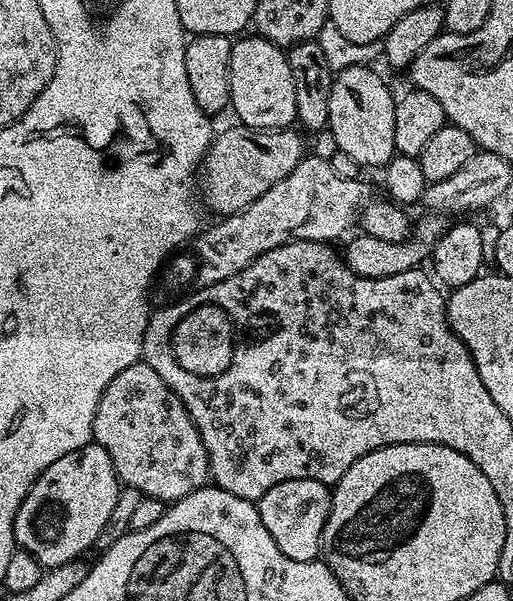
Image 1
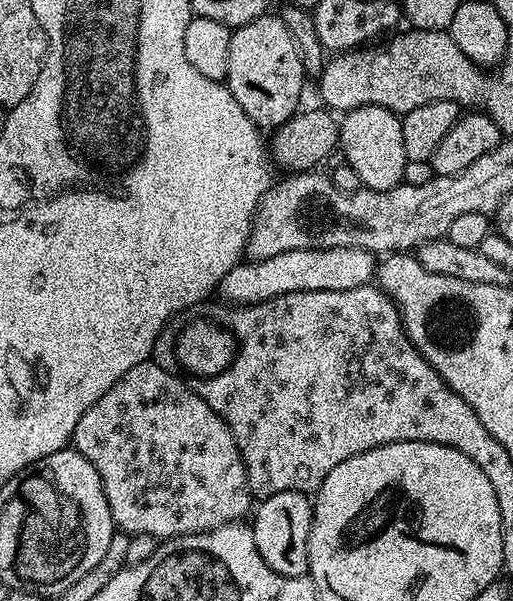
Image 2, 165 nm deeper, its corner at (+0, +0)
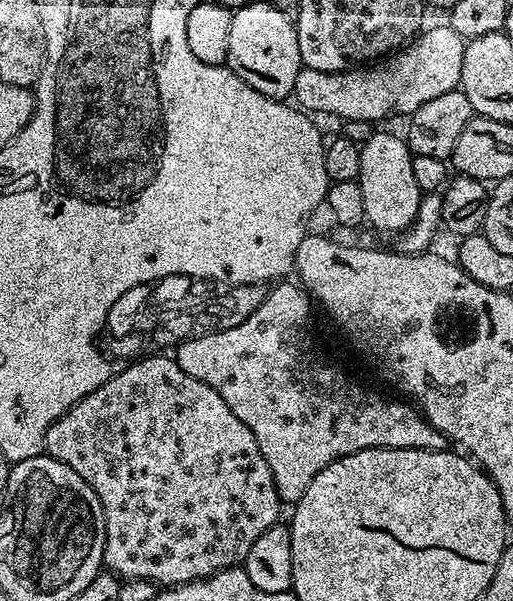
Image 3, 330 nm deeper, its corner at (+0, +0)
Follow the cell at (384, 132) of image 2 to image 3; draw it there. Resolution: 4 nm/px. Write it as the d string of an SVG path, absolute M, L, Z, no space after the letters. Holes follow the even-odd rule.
M373 131L367 141L360 144L360 175L358 183L366 205L365 221L380 232L403 233L412 224L420 209L422 193L414 179L412 152L403 135Z

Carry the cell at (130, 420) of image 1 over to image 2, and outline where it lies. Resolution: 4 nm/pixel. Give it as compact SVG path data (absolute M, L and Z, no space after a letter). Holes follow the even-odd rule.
M146 359L138 366L134 366L118 382L114 382L114 386L110 386L110 390L106 390L106 394L102 394L102 398L98 398L98 402L94 402L90 410L86 410L86 414L82 414L72 435L71 447L80 452L82 458L92 463L94 470L98 470L102 478L102 490L106 494L106 502L112 511L112 523L119 531L126 532L129 536L150 534L155 536L157 541L163 542L174 536L208 532L211 528L217 528L223 524L243 521L254 504L254 497L248 491L248 475L244 469L242 454L230 434L226 421L218 414L214 414L214 410L210 410L210 406L206 406L206 402L202 402L202 398L198 398L198 394L190 390L190 386L186 386L184 380L162 370L162 366L158 366L151 359Z

